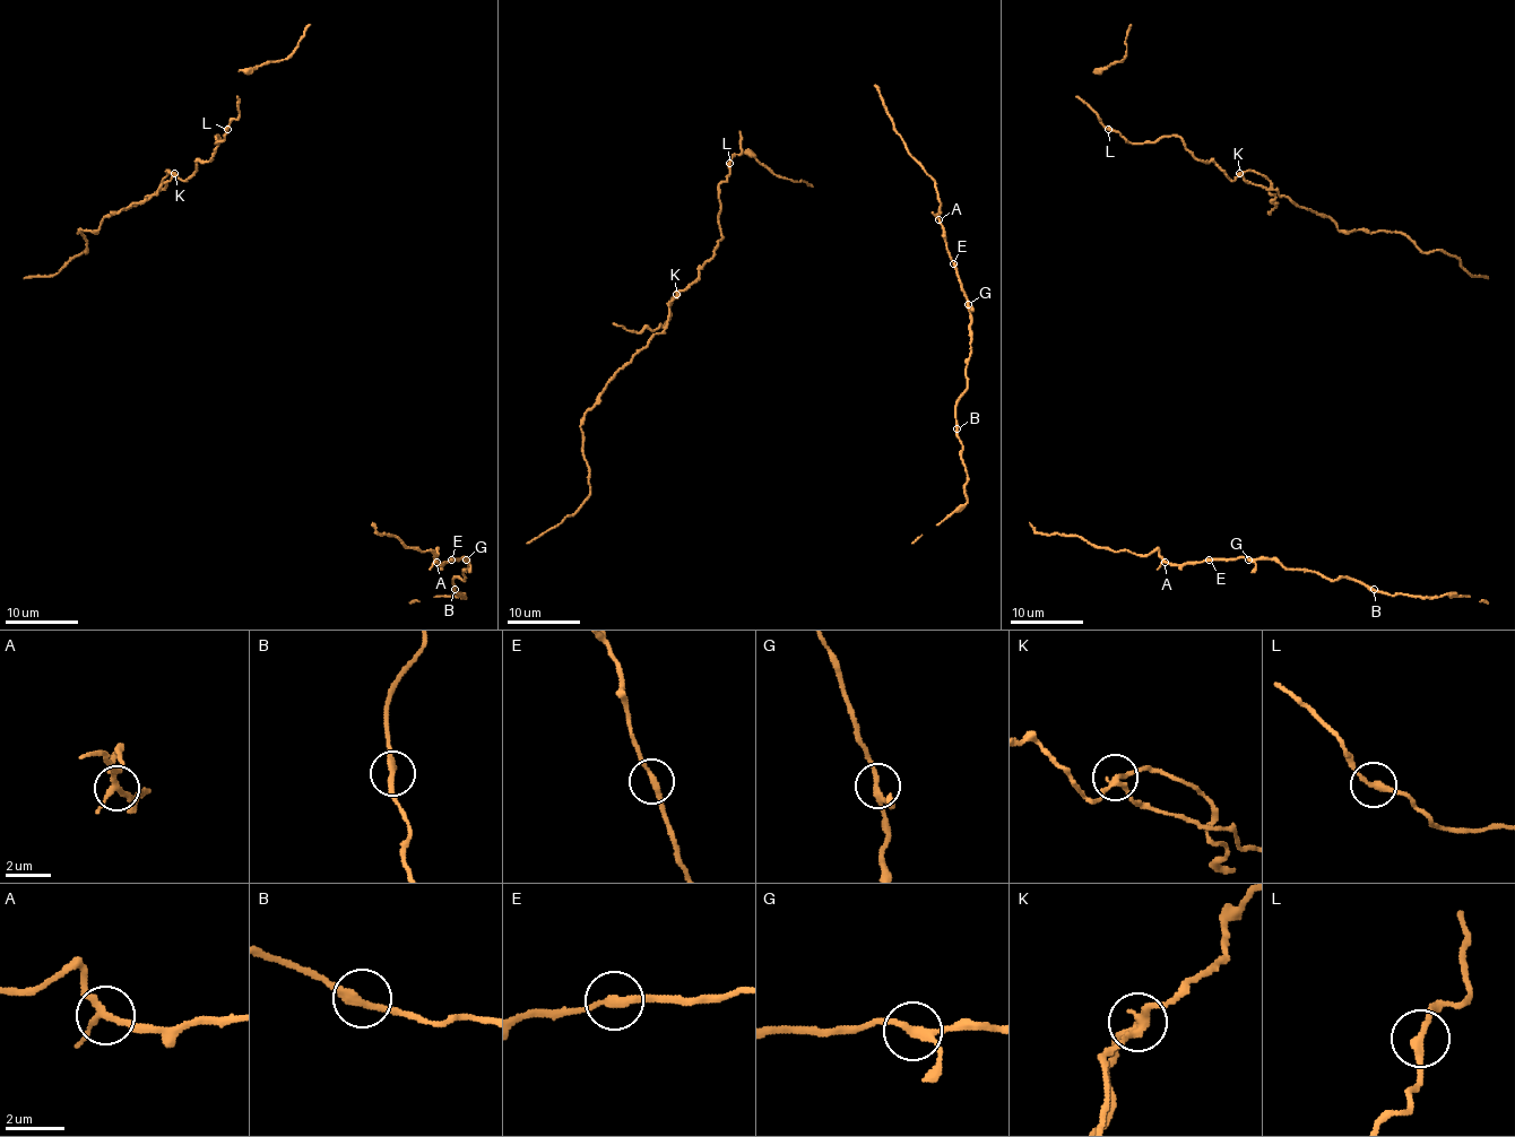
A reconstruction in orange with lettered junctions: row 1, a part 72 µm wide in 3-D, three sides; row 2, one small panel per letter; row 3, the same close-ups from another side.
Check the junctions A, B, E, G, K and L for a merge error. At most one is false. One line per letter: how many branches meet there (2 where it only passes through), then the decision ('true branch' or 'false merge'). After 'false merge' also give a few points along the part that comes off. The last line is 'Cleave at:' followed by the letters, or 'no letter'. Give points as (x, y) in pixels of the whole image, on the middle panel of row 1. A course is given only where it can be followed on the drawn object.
A: 3 branches meet; true branch
B: 2 branches meet; true branch
E: 2 branches meet; true branch
G: 3 branches meet; true branch
K: 3 branches meet; false merge; foreign part runs (676, 295), (664, 326), (631, 331), (612, 322)
L: 2 branches meet; true branch
Cleave at: K

